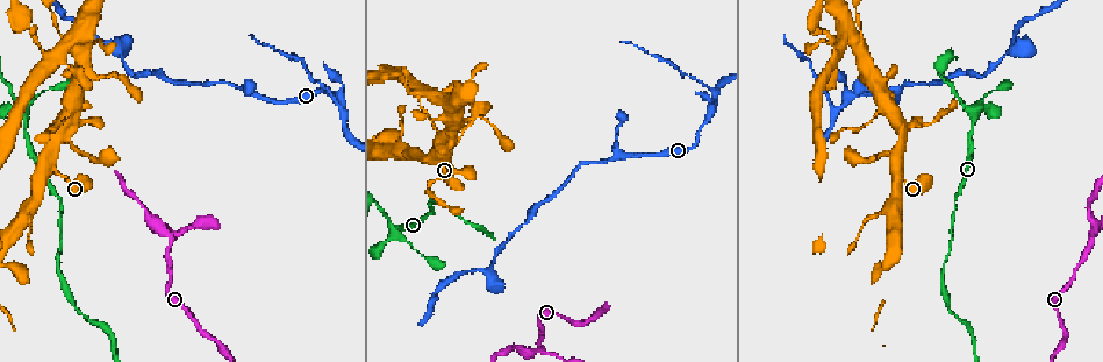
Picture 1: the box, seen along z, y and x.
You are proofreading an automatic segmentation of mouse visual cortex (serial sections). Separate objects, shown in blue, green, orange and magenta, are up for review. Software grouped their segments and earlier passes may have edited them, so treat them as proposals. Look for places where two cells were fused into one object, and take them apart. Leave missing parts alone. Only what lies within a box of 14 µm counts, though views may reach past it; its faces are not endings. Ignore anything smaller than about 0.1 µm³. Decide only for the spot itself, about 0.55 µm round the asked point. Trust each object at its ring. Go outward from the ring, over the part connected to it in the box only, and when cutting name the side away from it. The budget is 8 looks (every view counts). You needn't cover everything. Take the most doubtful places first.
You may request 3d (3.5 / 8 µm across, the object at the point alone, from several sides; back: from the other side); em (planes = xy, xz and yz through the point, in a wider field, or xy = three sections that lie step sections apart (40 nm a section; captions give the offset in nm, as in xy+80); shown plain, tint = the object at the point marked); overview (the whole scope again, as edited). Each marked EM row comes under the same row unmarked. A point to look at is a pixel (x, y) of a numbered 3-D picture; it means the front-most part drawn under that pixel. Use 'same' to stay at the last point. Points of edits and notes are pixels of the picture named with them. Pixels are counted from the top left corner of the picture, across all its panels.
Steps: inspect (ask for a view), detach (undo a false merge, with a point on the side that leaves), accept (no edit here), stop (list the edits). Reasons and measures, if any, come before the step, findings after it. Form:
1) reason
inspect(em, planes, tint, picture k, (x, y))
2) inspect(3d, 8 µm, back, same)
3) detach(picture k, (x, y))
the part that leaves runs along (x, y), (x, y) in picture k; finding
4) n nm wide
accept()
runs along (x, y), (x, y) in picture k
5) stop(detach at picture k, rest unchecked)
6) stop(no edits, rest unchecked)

inspect(3d, 3.5 µm, picture 1, (394, 231))

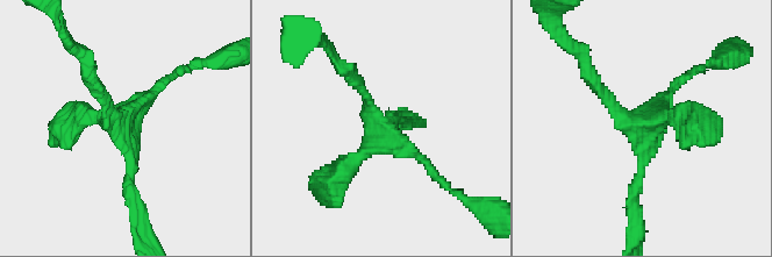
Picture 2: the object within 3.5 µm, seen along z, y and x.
now the EM
inspect(em, xy, step 1, tint, picture 2, (126, 135))

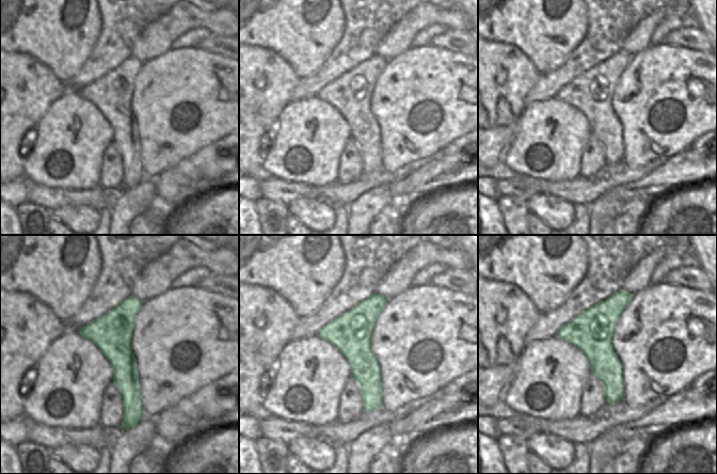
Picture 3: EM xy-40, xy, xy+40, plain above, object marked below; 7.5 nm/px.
320 nm wide
accept()
runs along (135, 204), (131, 147), (97, 86) in picture 2; all the same cell

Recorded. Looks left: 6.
sharp bend
inspect(3d, 3.5 µm, picture 1, (898, 90))

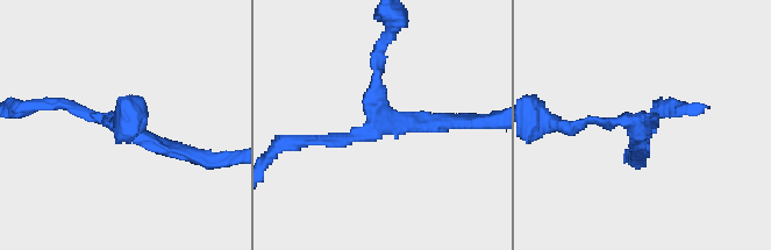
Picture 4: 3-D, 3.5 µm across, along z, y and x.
now the EM
inspect(em, xy, step 5, tint, picture 4, (382, 121))

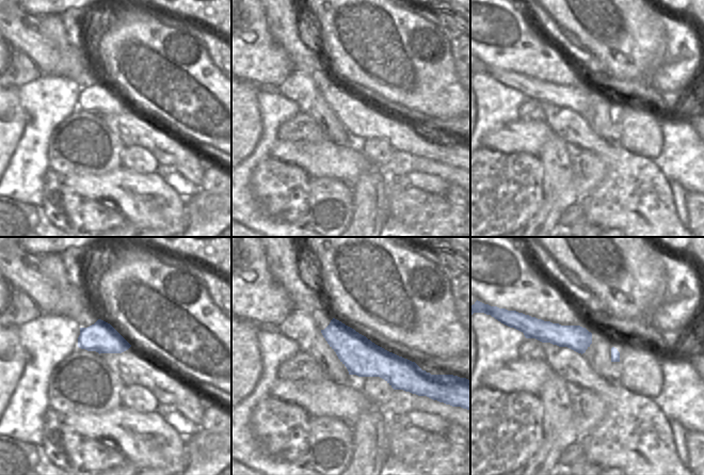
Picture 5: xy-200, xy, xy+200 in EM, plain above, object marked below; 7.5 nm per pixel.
280 nm wide
accept()
runs along (324, 332), (365, 359), (419, 375) in picture 5; one cell here

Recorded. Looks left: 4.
arms part here
inspect(3d, 8 µm, picture 1, (899, 128))

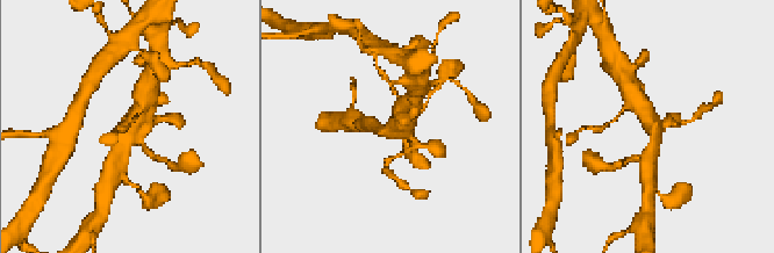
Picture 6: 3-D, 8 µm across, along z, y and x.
closer look
inspect(3d, 3.5 µm, picture 6, (652, 126))

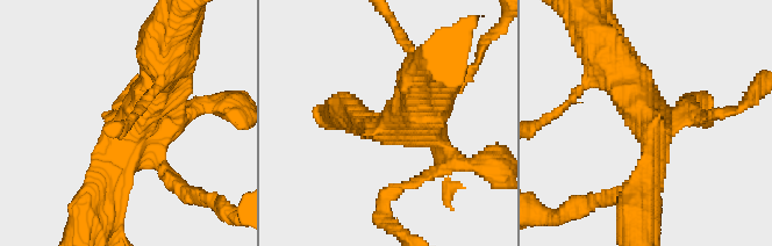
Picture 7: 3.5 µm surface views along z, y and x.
4 arms; arms of 200, 200, 400, 600 nm
inspect(em, xy, step 2, tint, picture 7, (646, 122))

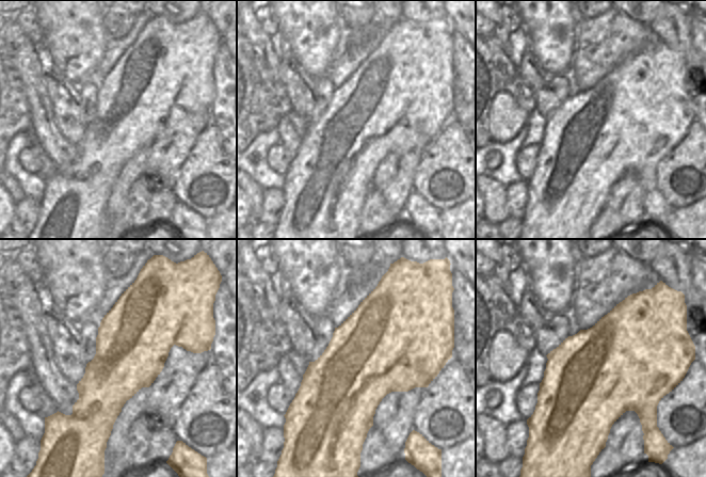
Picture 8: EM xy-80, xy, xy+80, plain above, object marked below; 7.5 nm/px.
700 nm wide
accept()
runs along (106, 186), (164, 58) in picture 7; continuous, no second cell

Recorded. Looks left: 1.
stop(no edits, rest unchecked)

